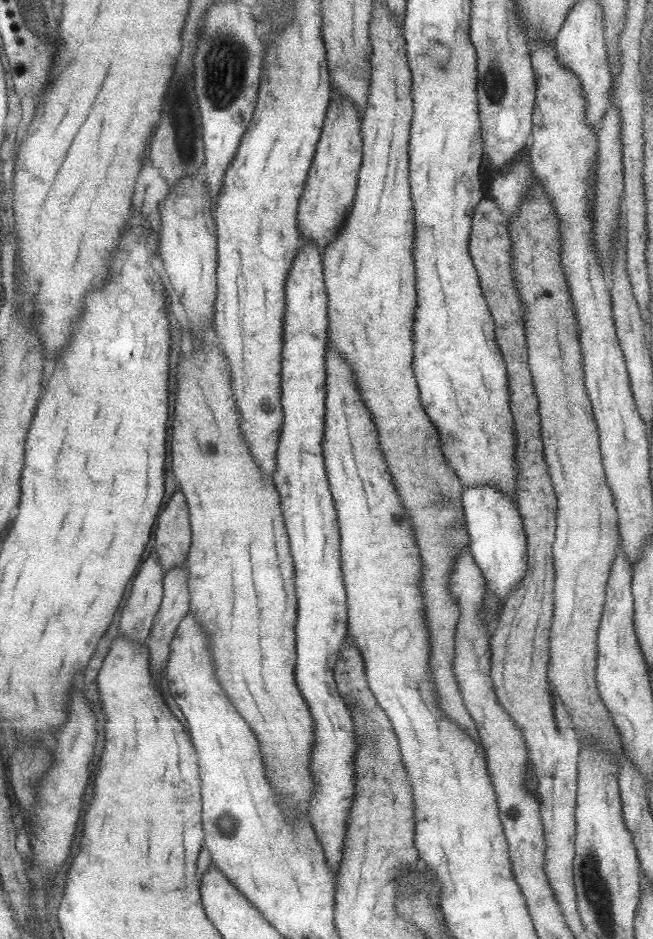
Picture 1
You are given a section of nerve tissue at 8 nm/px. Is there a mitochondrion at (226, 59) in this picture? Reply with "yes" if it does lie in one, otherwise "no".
yes

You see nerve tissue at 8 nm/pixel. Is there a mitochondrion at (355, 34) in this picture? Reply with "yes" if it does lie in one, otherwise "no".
no

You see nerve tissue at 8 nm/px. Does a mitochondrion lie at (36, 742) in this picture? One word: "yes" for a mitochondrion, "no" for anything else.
no

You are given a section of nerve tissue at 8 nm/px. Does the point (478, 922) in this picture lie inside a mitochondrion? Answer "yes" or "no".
no

